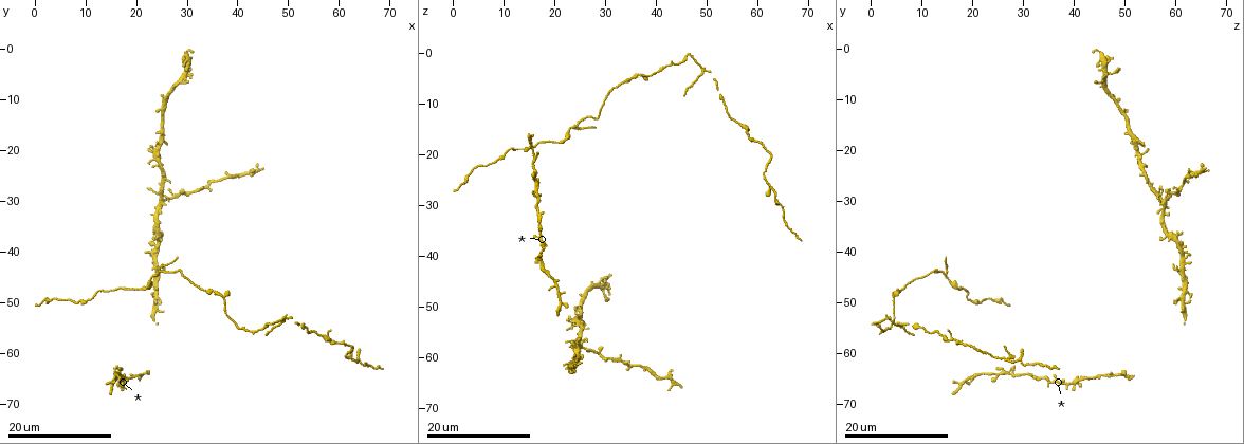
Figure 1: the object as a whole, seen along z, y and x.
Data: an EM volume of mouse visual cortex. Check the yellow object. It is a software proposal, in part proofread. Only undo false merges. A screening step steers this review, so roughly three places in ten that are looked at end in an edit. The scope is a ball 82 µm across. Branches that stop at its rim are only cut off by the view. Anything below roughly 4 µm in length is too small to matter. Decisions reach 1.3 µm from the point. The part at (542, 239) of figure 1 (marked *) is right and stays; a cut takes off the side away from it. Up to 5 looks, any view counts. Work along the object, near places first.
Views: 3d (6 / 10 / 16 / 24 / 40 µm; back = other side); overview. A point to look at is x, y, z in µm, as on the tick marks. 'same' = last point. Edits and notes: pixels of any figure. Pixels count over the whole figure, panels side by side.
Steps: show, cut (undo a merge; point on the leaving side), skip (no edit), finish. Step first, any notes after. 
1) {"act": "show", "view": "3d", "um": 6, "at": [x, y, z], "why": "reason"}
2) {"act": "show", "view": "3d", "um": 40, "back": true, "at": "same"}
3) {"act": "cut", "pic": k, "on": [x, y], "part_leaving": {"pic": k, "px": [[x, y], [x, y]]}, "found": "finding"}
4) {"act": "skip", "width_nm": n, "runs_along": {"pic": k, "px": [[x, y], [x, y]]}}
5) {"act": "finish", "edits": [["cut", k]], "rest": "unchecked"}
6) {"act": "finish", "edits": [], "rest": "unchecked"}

{"act": "show", "view": "3d", "um": 16, "at": [16.0, 64.0, 20.0], "why": "thick turns thin"}

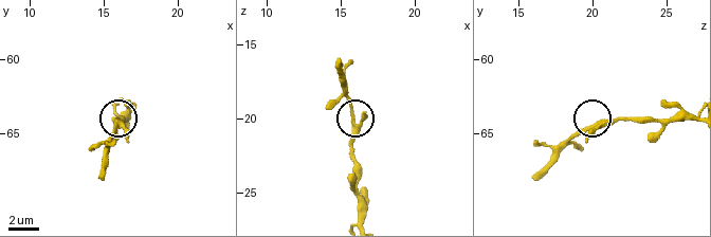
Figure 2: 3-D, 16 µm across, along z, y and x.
{"act": "show", "view": "3d", "um": 6, "at": [16.0, 64.4, 20.2]}

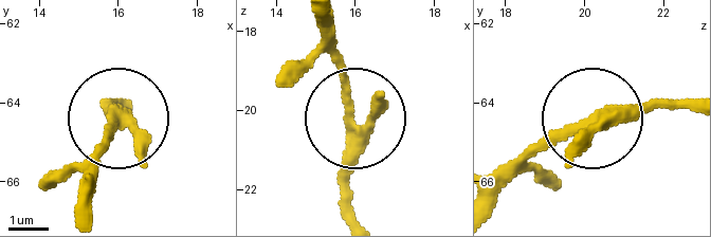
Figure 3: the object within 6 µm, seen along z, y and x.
{"act": "skip", "arms": 3, "found": "continuous, no second cell"}

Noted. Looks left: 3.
{"act": "show", "view": "3d", "um": 16, "at": [46.0, 54.5, 0.5], "why": "sudden change in width"}

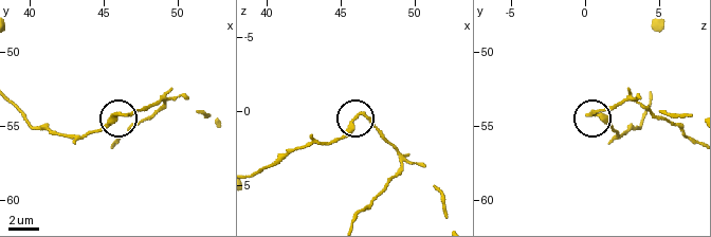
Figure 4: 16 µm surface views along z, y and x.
{"act": "show", "view": "3d", "um": 6, "at": [46.0, 54.0, 0.2], "why": "closer look"}

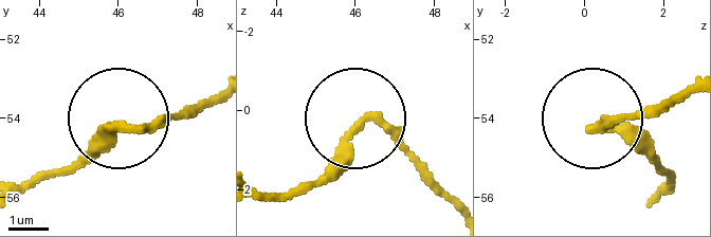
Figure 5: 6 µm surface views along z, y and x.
{"act": "show", "view": "3d", "um": 6, "back": true, "at": [46.10, 54.25, 0.35]}

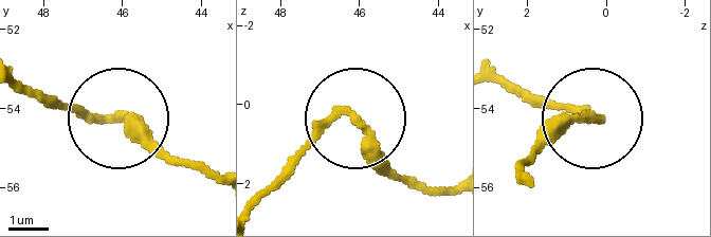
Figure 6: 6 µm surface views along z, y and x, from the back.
{"act": "cut", "pic": 6, "on": [147, 126], "width_nm": 250, "part_leaving": {"pic": 6, "px": [[112, 119], [210, 169]]}, "found": "two cells meet here"}

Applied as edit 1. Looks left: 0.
{"act": "finish", "edits": [["cut", 6]], "rest": "unchecked"}

